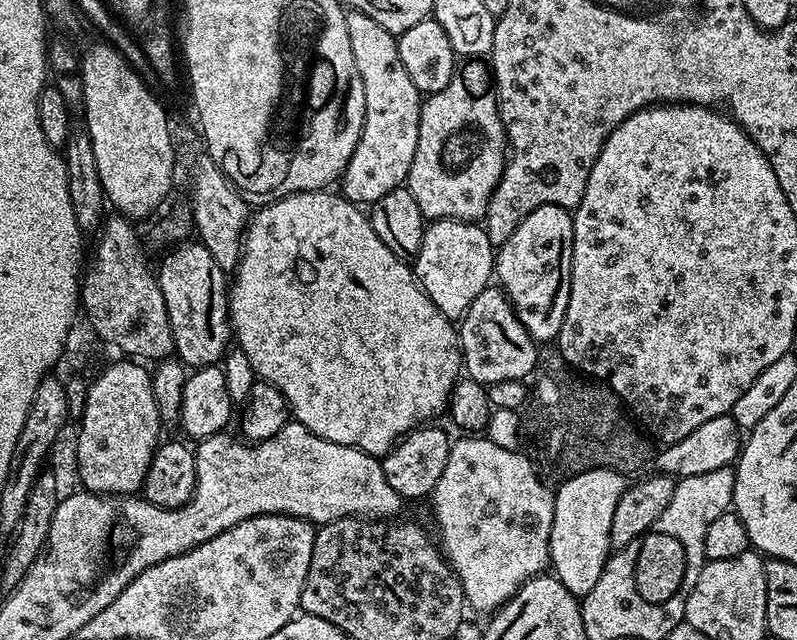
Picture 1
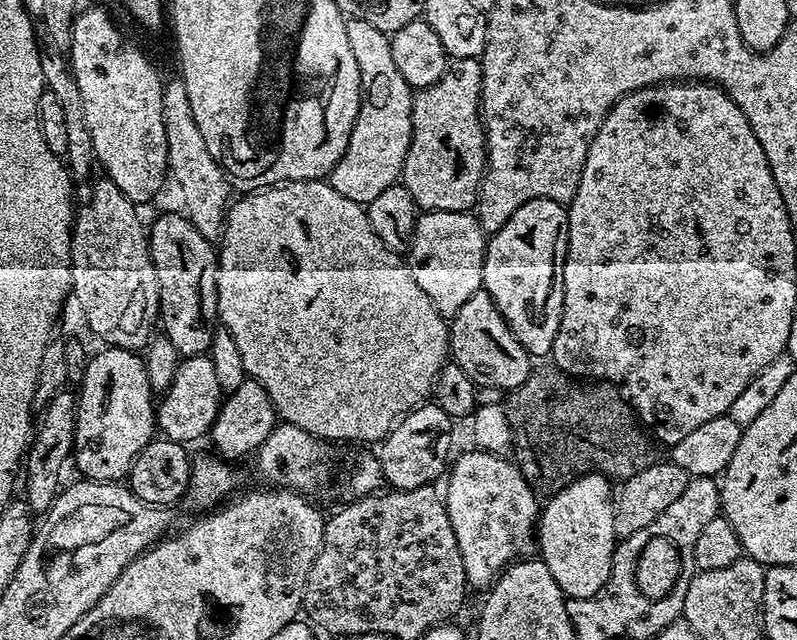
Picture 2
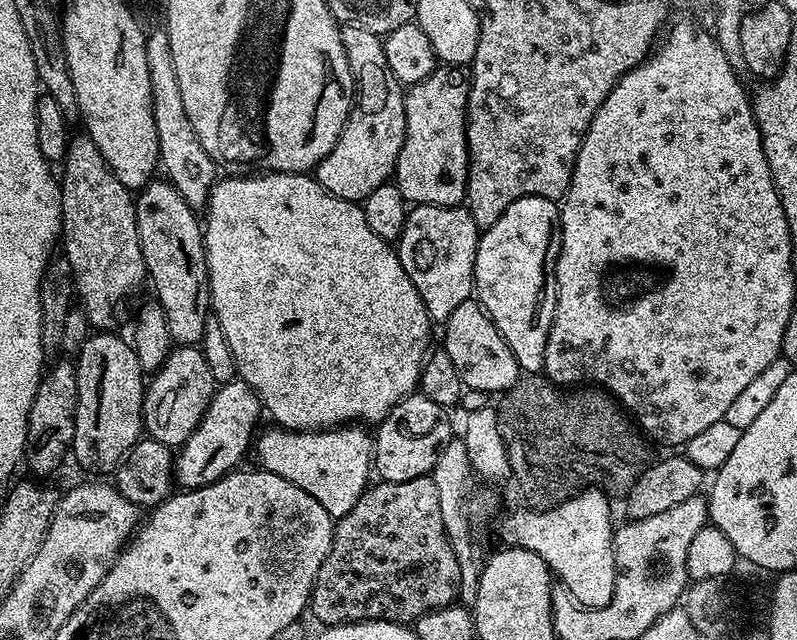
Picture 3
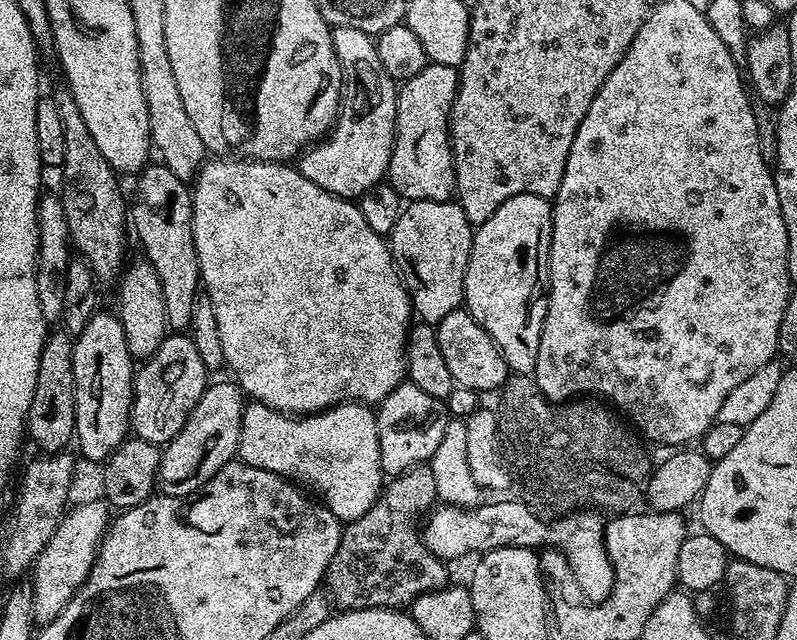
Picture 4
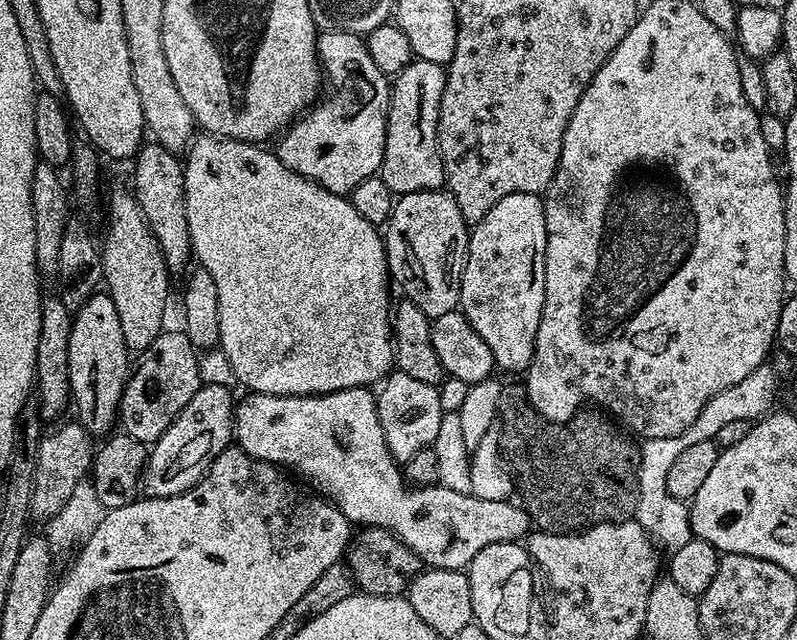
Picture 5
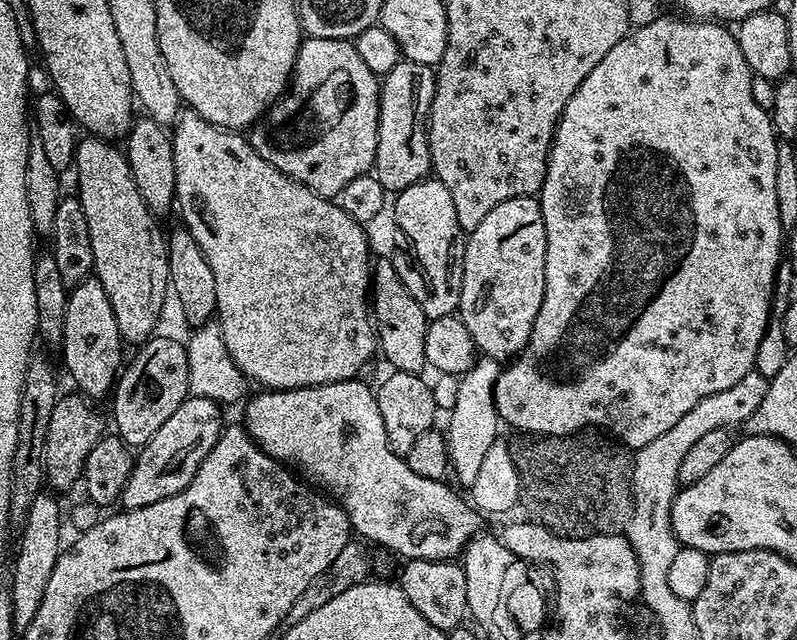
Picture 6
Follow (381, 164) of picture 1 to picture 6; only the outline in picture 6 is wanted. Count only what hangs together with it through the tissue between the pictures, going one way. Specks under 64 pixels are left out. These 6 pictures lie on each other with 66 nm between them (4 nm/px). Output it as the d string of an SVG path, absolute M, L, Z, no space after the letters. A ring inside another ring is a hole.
M309 36L300 45L300 53L296 59L296 69L292 72L291 81L284 95L268 109L266 118L252 125L246 139L252 143L254 150L258 150L258 154L262 154L262 158L266 158L266 162L270 162L270 166L282 170L282 174L294 178L300 184L305 184L311 192L316 192L319 196L327 196L329 198L339 197L341 190L343 190L348 182L354 182L359 176L371 173L376 163L378 124L380 122L380 86L381 81L366 67L366 62L362 62L362 57L358 55L358 50L352 40L314 38Z

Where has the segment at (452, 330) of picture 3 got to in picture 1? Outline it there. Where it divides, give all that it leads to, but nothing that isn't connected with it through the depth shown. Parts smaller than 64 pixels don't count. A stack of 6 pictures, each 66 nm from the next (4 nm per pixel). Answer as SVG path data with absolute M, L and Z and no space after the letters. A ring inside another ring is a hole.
M489 286L474 298L458 324L462 368L467 379L489 386L507 380L523 381L536 371L538 344L522 326L503 288Z

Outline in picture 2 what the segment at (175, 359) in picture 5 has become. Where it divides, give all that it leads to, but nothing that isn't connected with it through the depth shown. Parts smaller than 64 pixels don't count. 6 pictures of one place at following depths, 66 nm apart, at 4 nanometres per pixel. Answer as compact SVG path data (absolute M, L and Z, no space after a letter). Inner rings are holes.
M206 354L181 359L178 374L174 374L174 382L170 382L156 404L157 429L165 440L191 445L191 440L200 440L203 436L205 439L211 433L221 403L222 393L212 359Z

